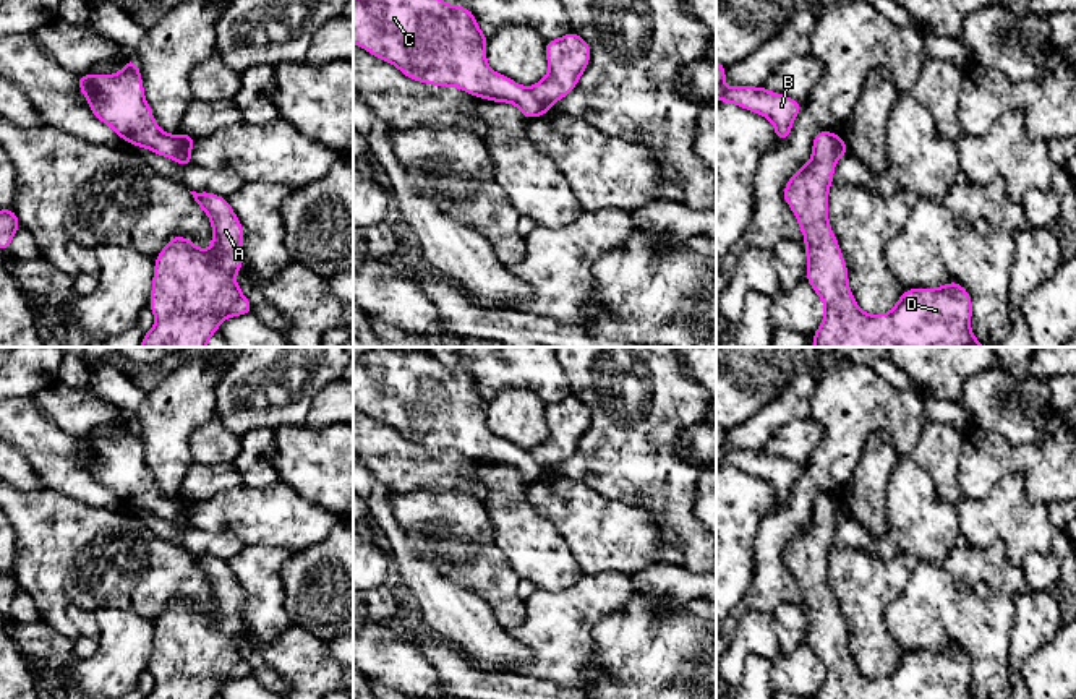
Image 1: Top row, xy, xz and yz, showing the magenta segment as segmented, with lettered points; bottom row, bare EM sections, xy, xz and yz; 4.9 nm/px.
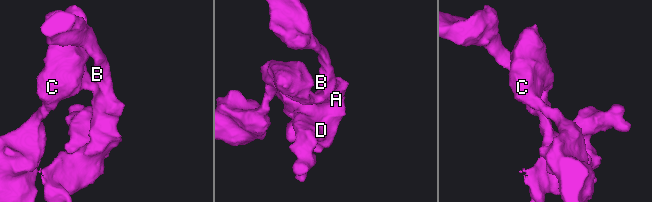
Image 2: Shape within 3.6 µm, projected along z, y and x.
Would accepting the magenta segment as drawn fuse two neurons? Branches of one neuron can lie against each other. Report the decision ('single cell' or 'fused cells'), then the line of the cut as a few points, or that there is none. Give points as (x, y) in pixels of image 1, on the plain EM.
fused cells; cut in xy along (179, 498), (179, 519), (175, 523)

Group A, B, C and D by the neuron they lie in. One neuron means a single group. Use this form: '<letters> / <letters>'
A B D / C

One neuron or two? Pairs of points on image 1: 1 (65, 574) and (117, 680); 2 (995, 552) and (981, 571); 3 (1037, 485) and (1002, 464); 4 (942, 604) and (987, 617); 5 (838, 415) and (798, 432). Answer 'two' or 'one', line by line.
1: two
2: one
3: one
4: one
5: two

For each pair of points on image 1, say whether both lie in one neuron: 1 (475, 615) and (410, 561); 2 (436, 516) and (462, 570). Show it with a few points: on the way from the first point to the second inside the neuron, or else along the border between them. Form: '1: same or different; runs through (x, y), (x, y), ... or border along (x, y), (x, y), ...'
1: same; runs through (459, 613), (423, 578)
2: same; runs through (436, 529), (439, 542), (454, 557)

